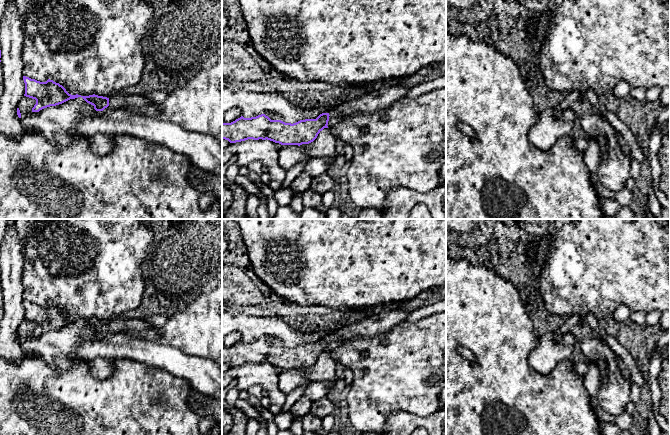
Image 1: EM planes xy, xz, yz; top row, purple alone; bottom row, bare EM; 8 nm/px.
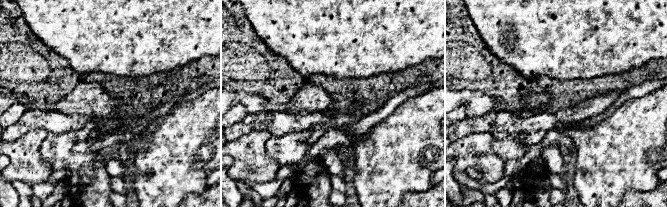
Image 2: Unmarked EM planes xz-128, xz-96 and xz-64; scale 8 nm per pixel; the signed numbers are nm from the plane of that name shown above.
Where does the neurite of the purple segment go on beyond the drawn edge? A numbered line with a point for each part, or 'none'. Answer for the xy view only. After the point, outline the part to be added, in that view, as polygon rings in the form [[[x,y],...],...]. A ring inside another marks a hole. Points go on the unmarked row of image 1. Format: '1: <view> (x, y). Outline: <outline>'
1: xy (117, 325). Outline: [[[119,317],[109,321],[109,331],[113,333],[144,332],[151,328],[153,327],[149,323],[139,318],[123,319]]]

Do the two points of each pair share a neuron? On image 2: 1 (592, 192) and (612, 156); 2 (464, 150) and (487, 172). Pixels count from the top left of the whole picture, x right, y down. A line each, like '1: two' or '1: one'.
1: one
2: one

